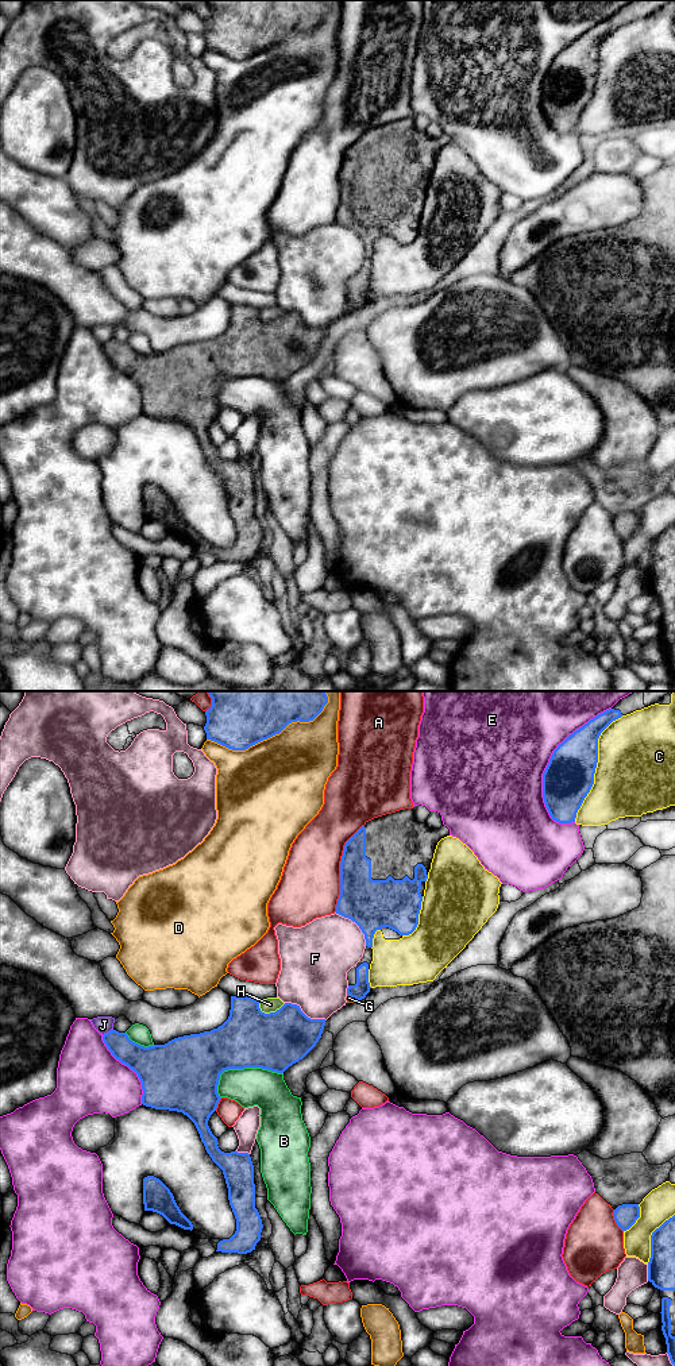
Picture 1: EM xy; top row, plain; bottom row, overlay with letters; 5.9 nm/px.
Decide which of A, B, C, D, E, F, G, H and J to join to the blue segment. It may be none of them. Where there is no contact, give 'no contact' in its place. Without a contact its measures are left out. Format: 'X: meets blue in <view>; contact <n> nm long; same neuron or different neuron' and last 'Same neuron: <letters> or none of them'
A: meets blue in xy; contact 550 nm long; different neuron
B: meets blue in xy; contact 420 nm long; different neuron
C: meets blue in xy; contact 700 nm long; different neuron
D: meets blue in xy; contact 750 nm long; different neuron
E: meets blue in xy; contact 750 nm long; different neuron
F: meets blue in xy; contact 280 nm long; different neuron
G: meets blue in xy; contact 90 nm long; same neuron
H: meets blue in xy; contact 170 nm long; different neuron
J: meets blue in xy; contact 80 nm long; different neuron
Same neuron: G

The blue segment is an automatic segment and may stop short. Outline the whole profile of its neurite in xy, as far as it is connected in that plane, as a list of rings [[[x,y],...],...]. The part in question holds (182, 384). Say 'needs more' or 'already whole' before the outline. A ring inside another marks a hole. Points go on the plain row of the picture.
already whole; [[[231,305],[228,328],[211,340],[174,347],[165,354],[140,355],[126,342],[111,339],[103,350],[112,364],[132,378],[142,391],[142,413],[155,418],[177,420],[196,435],[201,451],[212,470],[223,479],[228,509],[236,528],[236,540],[217,552],[221,562],[247,563],[255,559],[263,537],[255,517],[254,474],[248,462],[224,462],[217,455],[208,429],[220,410],[217,394],[220,383],[228,378],[262,377],[284,382],[302,368],[319,351],[325,328],[308,327],[297,313],[285,312],[275,321],[265,323],[259,310],[247,305]]]

